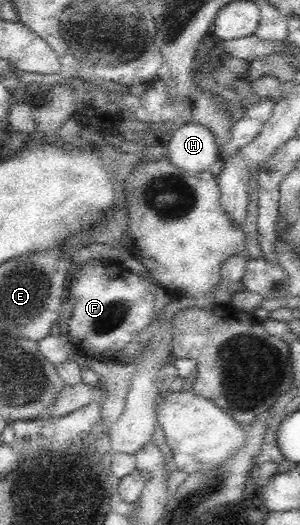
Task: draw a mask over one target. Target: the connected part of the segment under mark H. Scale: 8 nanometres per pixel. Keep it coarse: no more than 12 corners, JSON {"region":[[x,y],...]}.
{"region":[[199,123],[173,132],[171,164],[209,170],[221,157],[215,135]]}

